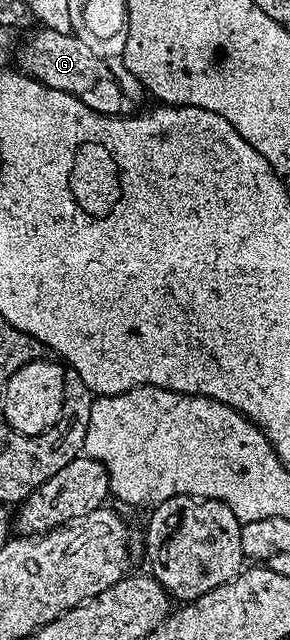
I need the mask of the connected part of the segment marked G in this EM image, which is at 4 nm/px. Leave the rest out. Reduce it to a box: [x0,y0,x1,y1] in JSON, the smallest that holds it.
[20,28,144,116]

